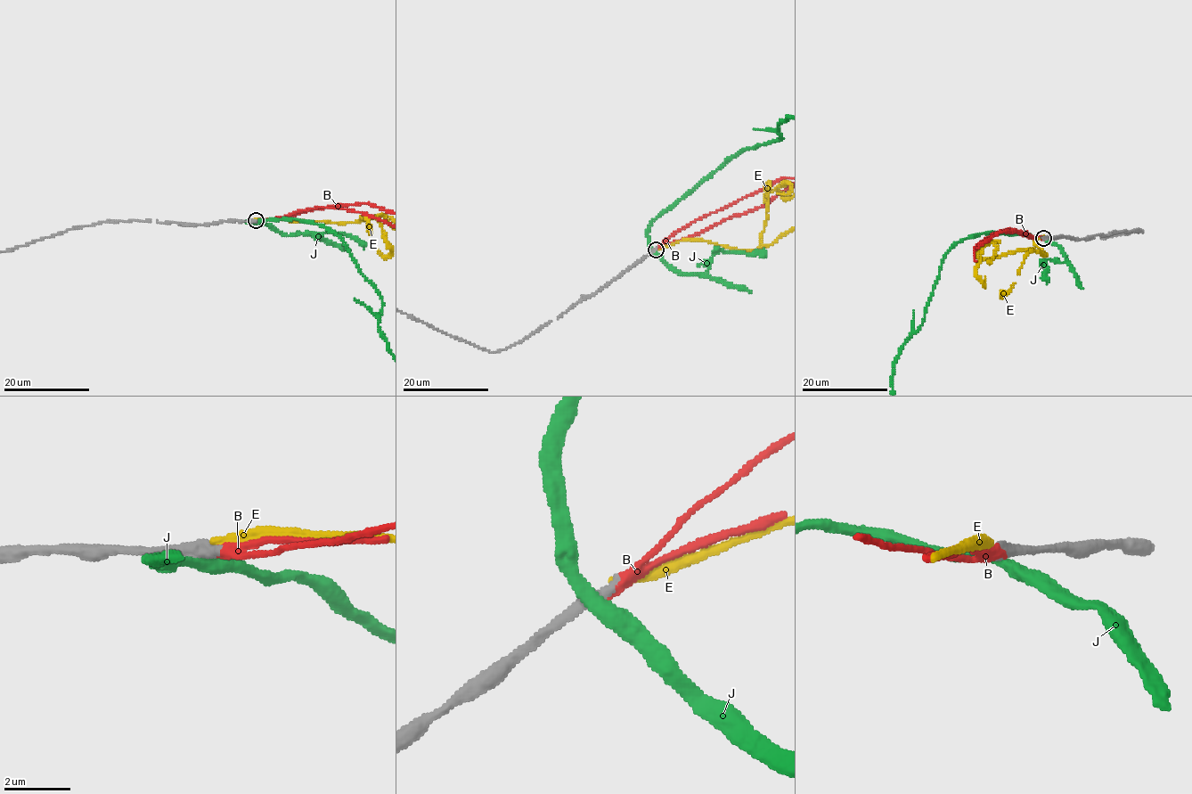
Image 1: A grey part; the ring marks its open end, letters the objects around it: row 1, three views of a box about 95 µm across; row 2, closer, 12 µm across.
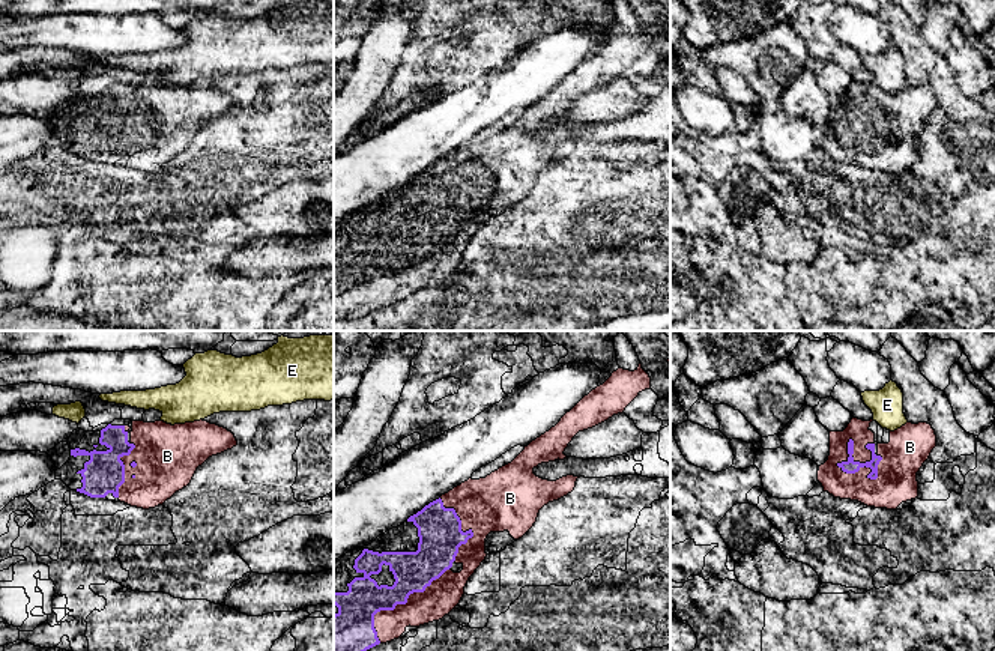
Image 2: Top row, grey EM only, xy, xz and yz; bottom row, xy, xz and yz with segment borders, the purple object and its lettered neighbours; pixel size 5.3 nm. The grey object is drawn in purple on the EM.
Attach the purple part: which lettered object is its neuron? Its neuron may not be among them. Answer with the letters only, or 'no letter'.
B

